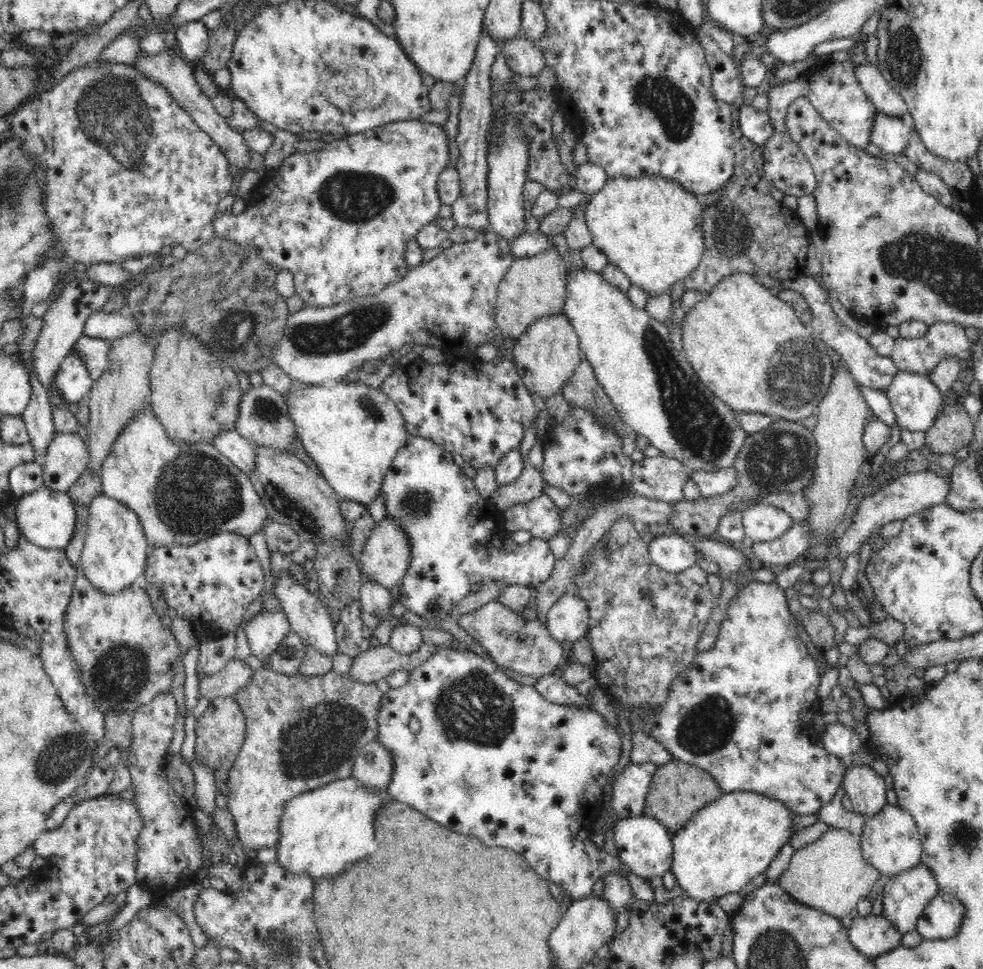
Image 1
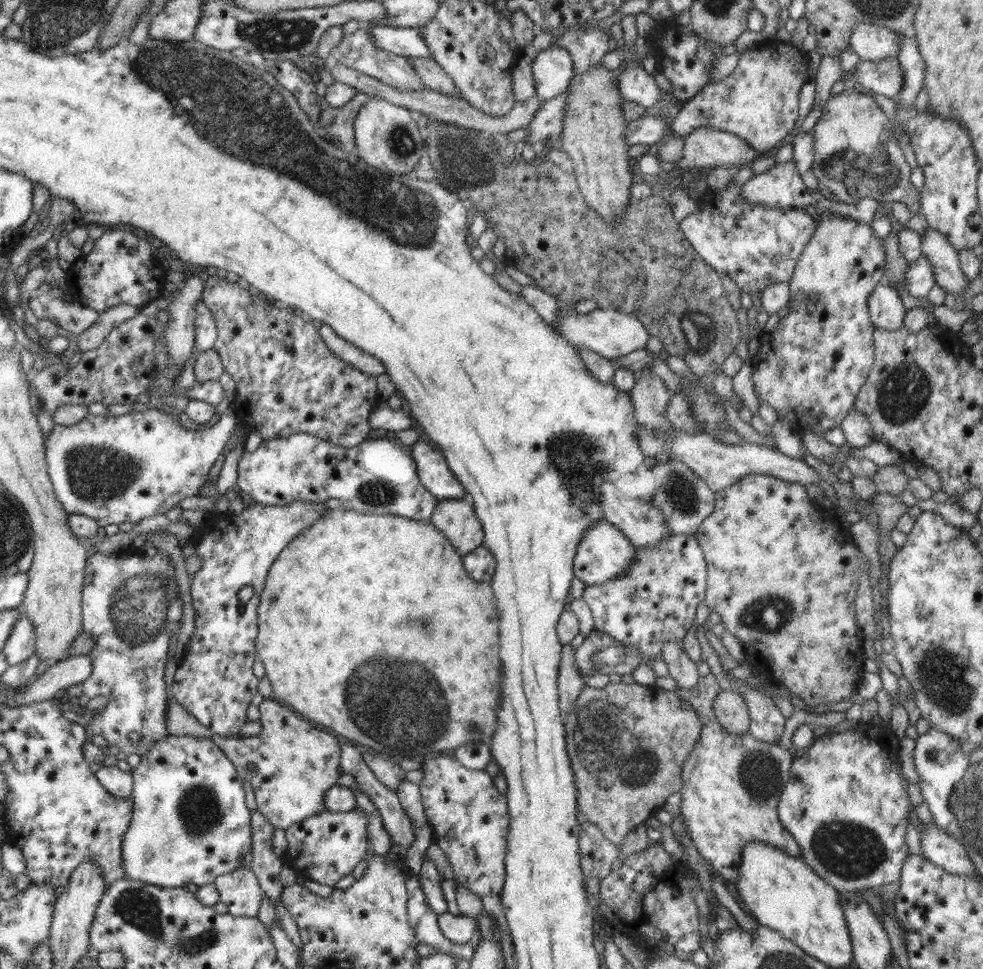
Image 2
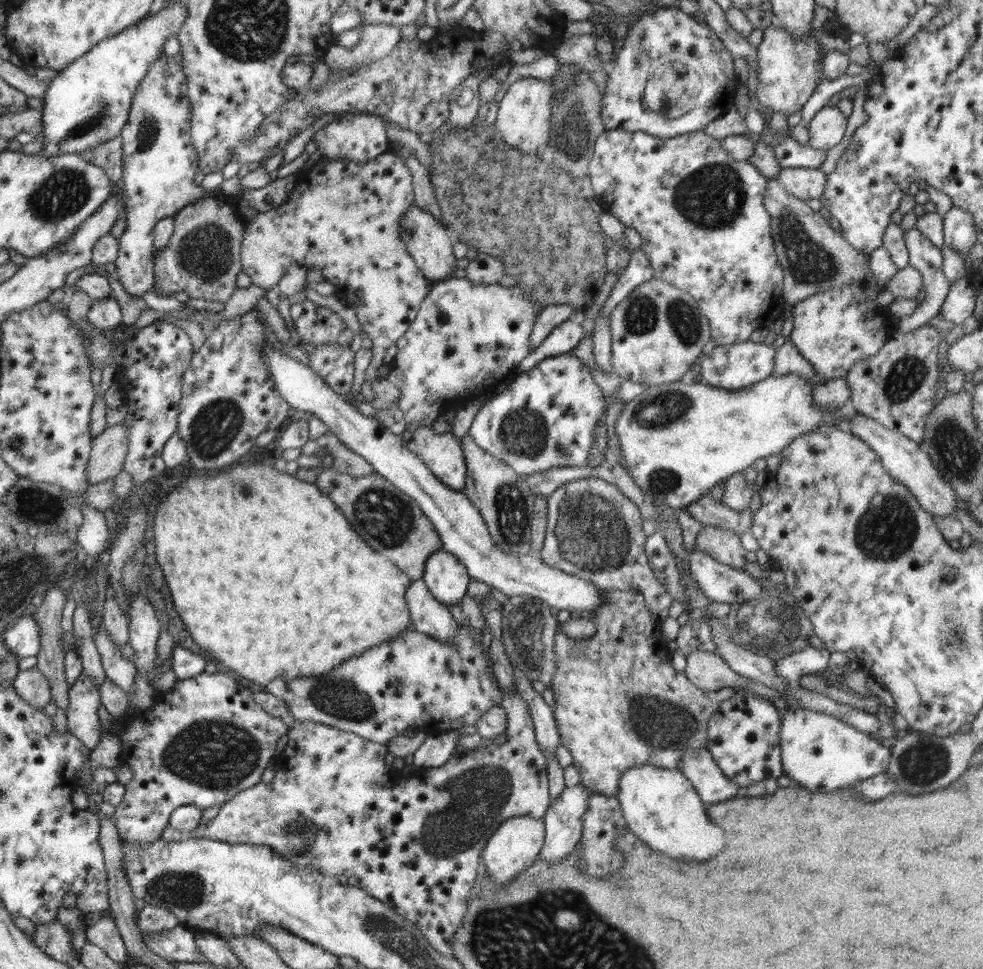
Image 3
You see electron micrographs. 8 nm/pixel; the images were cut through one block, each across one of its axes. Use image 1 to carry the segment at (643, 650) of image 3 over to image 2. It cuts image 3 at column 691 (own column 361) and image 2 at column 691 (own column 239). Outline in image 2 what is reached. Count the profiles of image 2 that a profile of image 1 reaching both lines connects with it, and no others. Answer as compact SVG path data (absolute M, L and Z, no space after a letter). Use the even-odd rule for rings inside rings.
M714 674L699 676L698 684L693 689L680 688L674 691L692 705L692 709L698 711L702 719L702 734L696 742L693 754L682 766L682 788L680 813L692 843L698 849L703 858L712 865L713 870L720 874L727 883L738 880L740 864L742 864L742 850L748 842L762 842L774 848L784 851L786 854L796 858L800 856L800 845L788 832L778 818L777 806L784 786L790 780L790 768L795 760L788 749L781 748L778 744L768 744L756 740L749 732L746 734L732 734L720 724L713 711L713 702L720 692L720 685Z

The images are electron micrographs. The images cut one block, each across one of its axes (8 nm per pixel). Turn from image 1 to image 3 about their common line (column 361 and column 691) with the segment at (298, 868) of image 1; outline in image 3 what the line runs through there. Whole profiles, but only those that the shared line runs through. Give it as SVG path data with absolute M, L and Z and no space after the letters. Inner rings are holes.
M652 765L632 766L620 776L620 790L616 794L627 829L652 850L664 852L670 858L708 860L724 850L726 836L720 826L710 822L707 804L702 801L692 783L680 769L664 769Z

